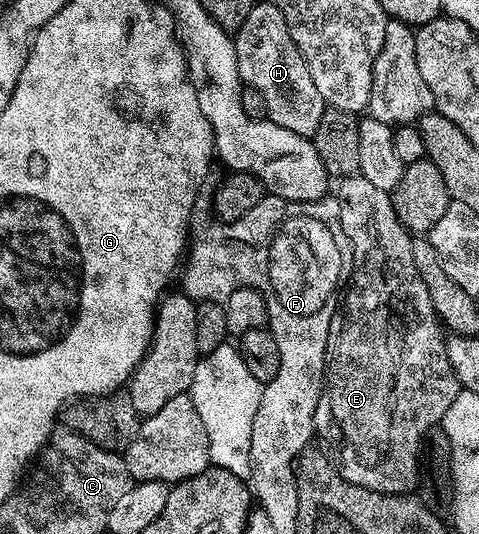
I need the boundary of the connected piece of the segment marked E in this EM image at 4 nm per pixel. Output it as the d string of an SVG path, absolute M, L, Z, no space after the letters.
M357 172L351 174L348 178L339 179L335 183L334 197L340 205L342 232L346 232L346 236L352 245L352 268L350 281L347 283L347 287L352 290L352 302L346 302L348 304L348 318L342 318L344 319L344 326L340 326L340 334L336 334L336 354L329 350L324 372L323 397L326 399L326 410L328 406L329 412L332 413L332 426L340 433L340 438L344 441L340 446L338 469L343 478L355 486L374 490L379 494L407 495L417 487L419 481L421 442L424 441L425 435L430 430L435 429L443 421L447 409L453 404L462 387L460 381L456 379L454 368L450 364L446 334L442 329L442 323L436 313L434 304L430 300L430 292L426 292L426 284L422 280L418 268L414 268L413 235L409 233L409 230L403 226L395 214L391 193L382 188L374 188L374 184L370 184L370 180L366 180Z

